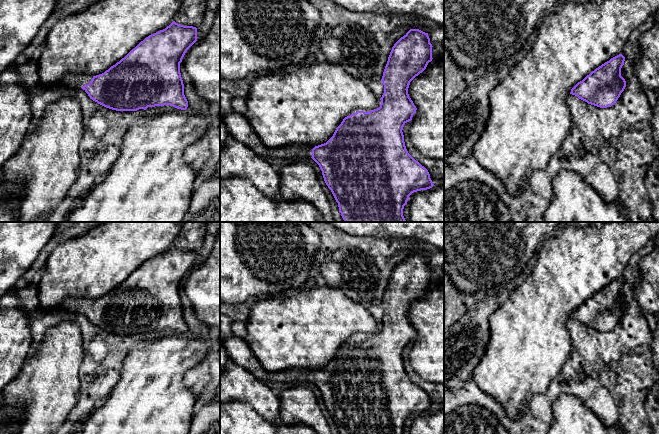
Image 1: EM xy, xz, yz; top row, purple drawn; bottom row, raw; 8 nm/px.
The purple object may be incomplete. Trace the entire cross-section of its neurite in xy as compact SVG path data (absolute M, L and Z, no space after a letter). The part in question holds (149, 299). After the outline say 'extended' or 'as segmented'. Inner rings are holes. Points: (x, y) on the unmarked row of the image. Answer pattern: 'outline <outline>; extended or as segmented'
outline M173 245L165 253L146 261L104 297L96 300L68 298L52 311L81 311L90 323L116 335L146 334L148 331L164 329L186 334L188 325L184 319L180 287L187 274L196 265L196 251L180 249Z; extended

